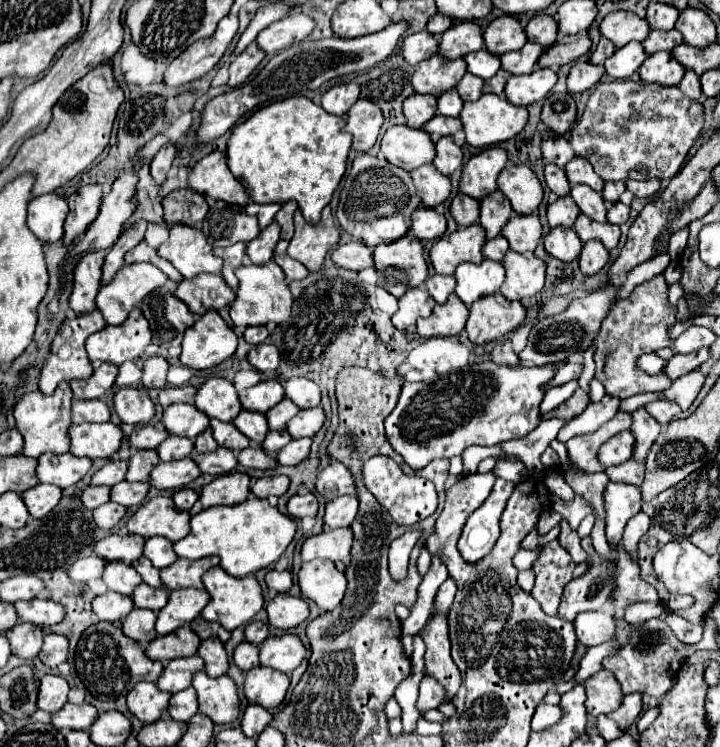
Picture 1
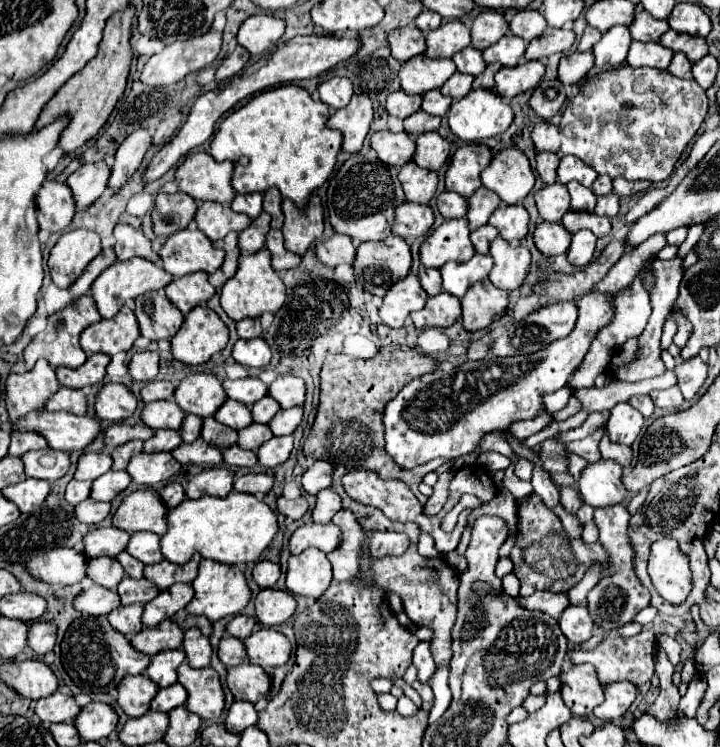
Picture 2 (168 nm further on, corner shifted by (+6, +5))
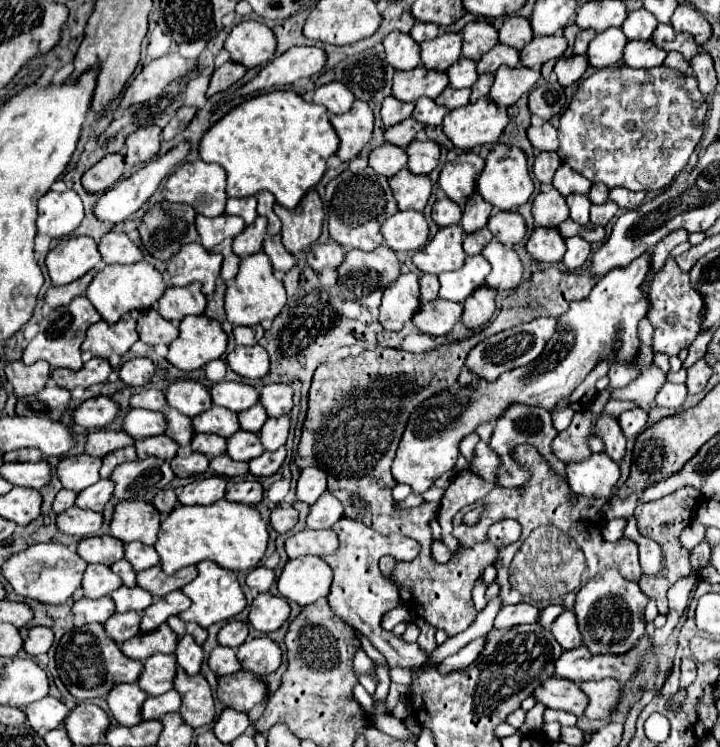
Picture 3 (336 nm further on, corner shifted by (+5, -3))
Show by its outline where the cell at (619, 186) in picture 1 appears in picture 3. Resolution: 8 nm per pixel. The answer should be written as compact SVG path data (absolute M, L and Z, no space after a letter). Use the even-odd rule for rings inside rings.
M593 183L591 191L589 191L589 199L591 199L591 203L605 203L609 199L609 187L605 187L601 183Z

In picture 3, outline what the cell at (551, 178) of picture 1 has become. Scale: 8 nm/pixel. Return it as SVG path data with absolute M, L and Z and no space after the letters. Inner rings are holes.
M537 153L535 163L533 163L533 173L543 185L549 185L559 165L561 165L561 159L557 153Z

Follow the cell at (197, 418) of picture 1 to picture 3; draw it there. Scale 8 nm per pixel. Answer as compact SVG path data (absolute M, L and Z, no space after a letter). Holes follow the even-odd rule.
M131 409L125 415L123 431L133 435L135 439L163 435L165 433L165 417L161 417L159 411L147 411L147 409Z

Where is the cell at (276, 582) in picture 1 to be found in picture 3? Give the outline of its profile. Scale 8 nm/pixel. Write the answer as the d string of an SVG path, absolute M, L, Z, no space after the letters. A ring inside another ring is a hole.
M263 565L255 567L249 575L247 575L247 585L251 589L257 589L257 591L269 591L271 585L275 581L275 573Z

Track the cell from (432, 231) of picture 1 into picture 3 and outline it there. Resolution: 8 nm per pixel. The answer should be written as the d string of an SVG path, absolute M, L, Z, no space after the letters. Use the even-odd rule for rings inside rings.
M399 211L389 217L383 227L387 247L393 251L417 251L429 241L429 225L419 211Z

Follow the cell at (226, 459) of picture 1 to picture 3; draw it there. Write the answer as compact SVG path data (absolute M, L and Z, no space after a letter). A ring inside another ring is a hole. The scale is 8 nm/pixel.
M191 453L185 457L175 457L171 461L171 469L177 477L187 477L187 475L203 475L209 471L209 457L203 453Z

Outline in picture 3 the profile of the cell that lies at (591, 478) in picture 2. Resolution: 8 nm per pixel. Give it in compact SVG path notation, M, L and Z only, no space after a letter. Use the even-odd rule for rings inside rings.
M593 453L587 461L567 467L567 481L573 493L591 499L609 499L619 477L619 465L603 453Z

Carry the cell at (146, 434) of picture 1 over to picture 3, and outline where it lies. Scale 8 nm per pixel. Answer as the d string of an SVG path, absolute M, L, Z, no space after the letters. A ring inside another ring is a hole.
M99 429L95 433L89 433L85 453L93 455L93 457L105 457L107 453L117 451L117 449L127 447L127 445L135 445L135 439L129 437L125 431Z

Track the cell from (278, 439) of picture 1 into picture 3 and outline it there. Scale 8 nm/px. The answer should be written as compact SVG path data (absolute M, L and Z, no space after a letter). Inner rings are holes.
M237 431L227 439L227 455L237 461L251 461L257 455L261 455L265 449L261 445L261 439L257 433L249 431Z

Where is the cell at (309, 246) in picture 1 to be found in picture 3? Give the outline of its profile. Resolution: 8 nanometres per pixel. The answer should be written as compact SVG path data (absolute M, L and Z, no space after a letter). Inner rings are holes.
M311 189L295 209L283 209L281 205L275 205L275 215L283 223L283 245L293 255L299 255L303 249L311 247L321 235L323 203L315 189Z

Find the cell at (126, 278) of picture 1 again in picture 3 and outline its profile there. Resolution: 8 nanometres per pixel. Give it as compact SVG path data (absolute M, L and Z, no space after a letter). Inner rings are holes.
M141 261L141 263L131 263L131 265L105 265L105 267L101 267L101 271L95 275L91 285L87 287L85 295L95 305L95 309L99 311L103 321L117 323L119 317L129 313L129 311L153 307L161 299L165 289L167 289L167 285L163 281L163 275L147 261Z

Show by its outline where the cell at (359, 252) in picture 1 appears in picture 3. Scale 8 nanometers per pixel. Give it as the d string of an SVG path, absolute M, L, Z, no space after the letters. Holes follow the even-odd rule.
M327 241L323 245L313 245L307 263L313 271L323 271L323 269L339 269L339 265L345 261L345 249L337 245L335 241Z

